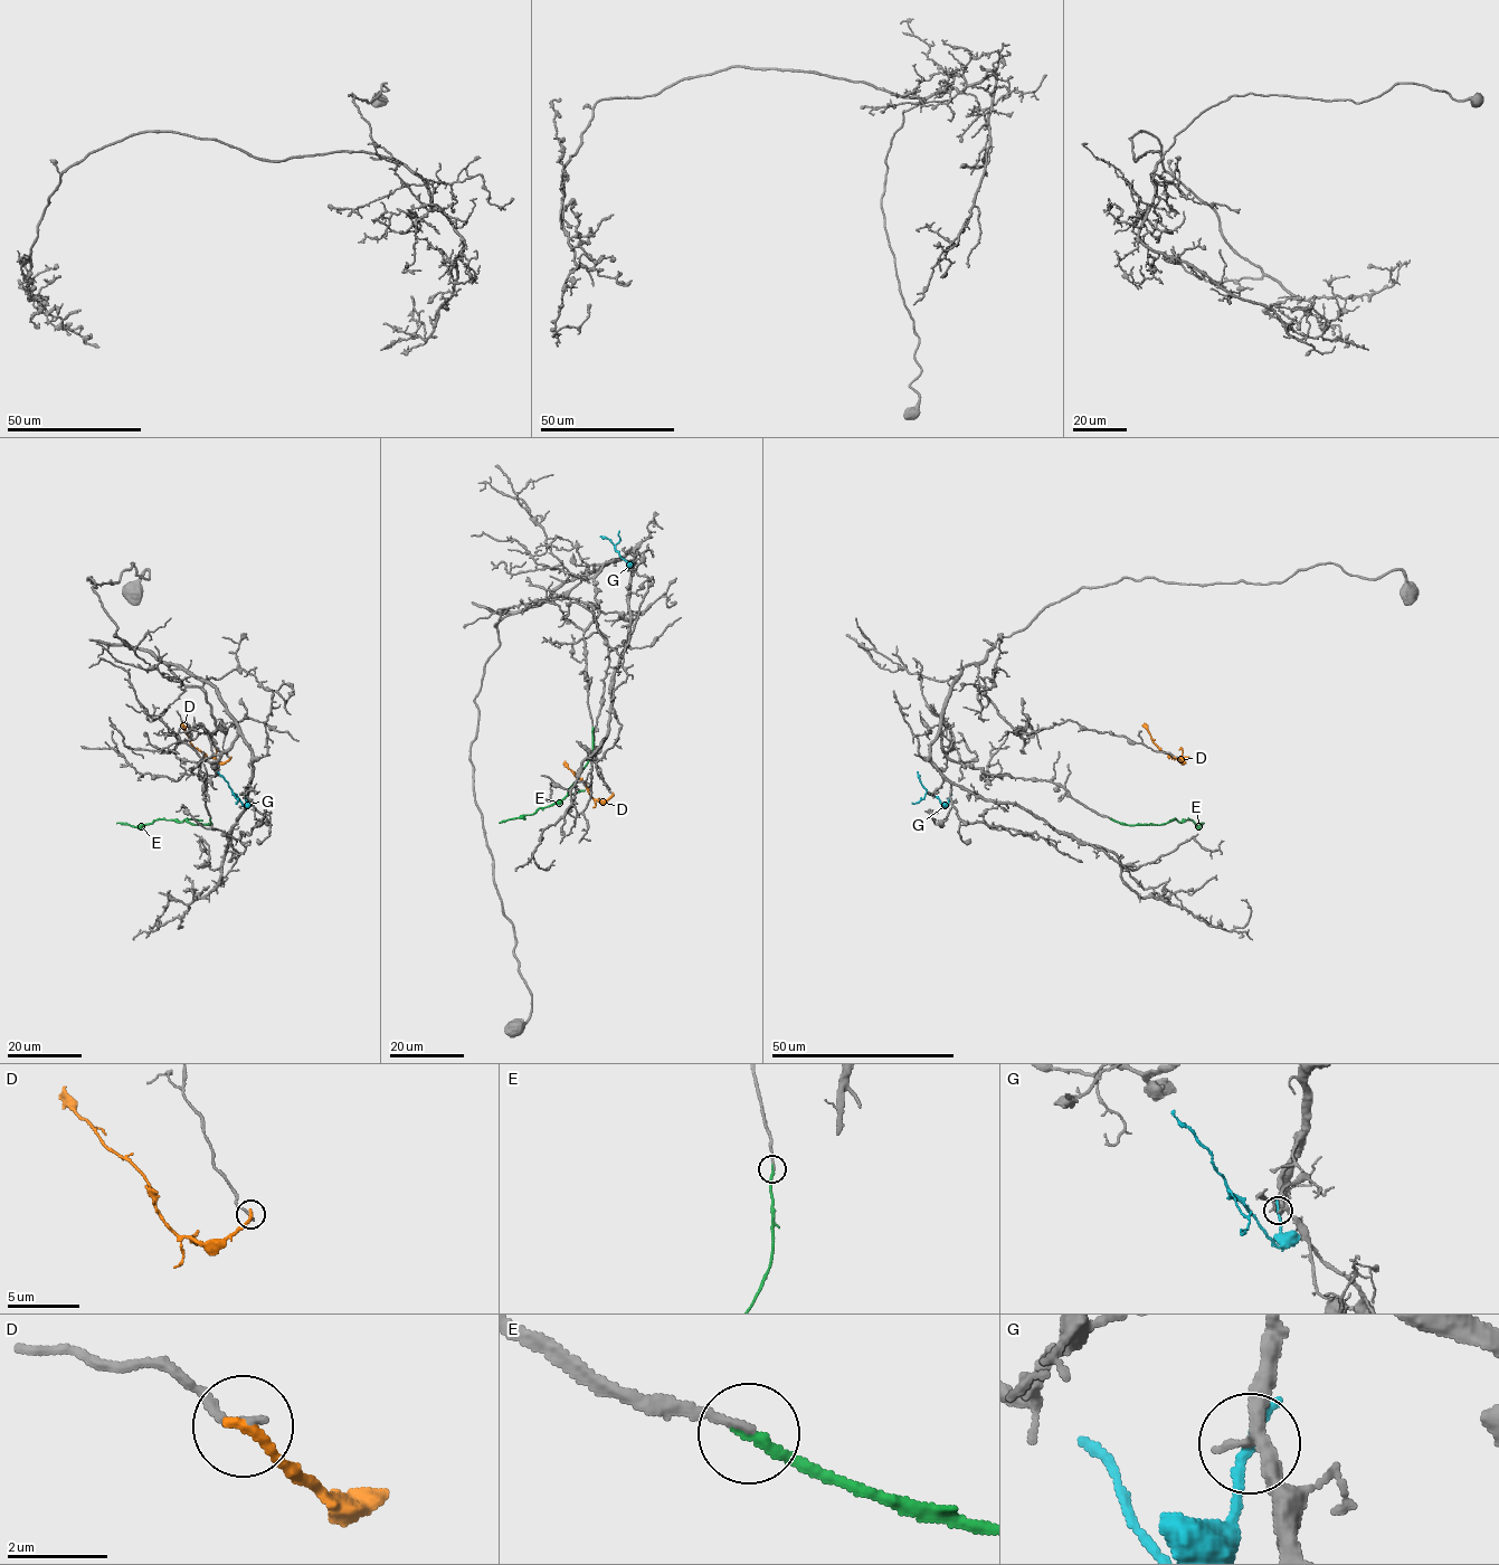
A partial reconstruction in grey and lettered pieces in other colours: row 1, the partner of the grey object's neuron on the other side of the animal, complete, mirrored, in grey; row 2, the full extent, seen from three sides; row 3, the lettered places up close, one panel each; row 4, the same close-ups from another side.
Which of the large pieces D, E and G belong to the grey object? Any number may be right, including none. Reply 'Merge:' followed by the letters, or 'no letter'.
Merge: E

